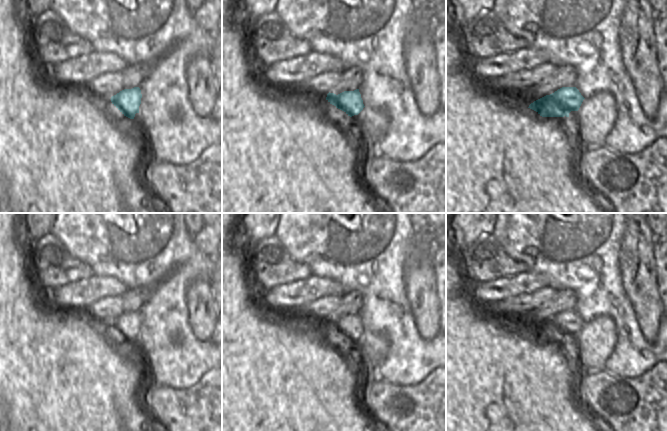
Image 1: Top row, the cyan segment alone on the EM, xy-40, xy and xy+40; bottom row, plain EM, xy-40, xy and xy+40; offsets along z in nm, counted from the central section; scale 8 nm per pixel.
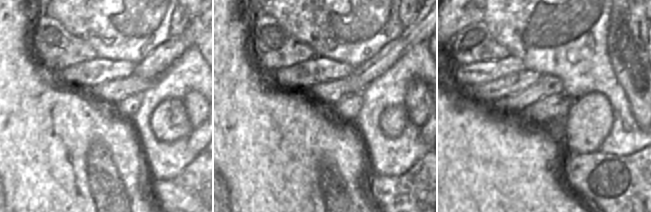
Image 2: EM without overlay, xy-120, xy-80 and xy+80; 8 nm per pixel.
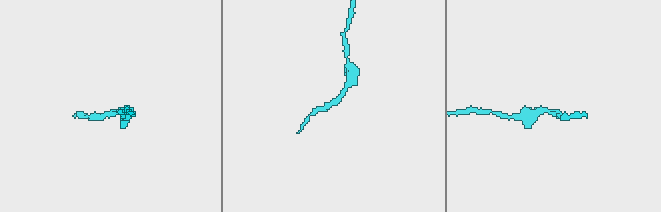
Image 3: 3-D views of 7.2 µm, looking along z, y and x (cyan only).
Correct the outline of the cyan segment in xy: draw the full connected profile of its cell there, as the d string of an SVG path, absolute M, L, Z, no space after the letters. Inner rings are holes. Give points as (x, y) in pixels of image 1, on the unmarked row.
M359 313L344 315L338 319L329 316L326 324L350 341L358 339L365 331Z

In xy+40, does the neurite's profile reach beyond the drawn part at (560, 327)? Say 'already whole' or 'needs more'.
already whole

